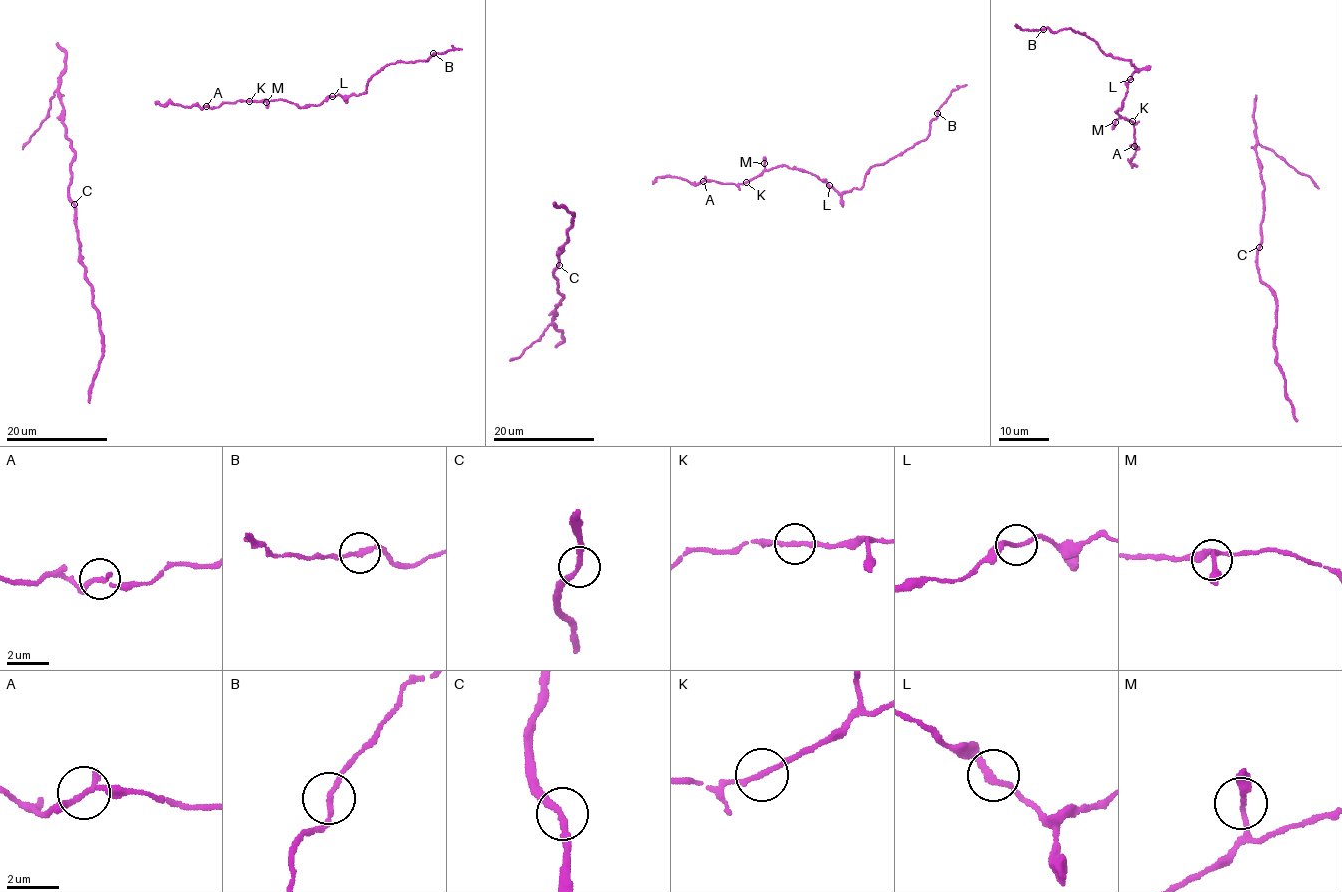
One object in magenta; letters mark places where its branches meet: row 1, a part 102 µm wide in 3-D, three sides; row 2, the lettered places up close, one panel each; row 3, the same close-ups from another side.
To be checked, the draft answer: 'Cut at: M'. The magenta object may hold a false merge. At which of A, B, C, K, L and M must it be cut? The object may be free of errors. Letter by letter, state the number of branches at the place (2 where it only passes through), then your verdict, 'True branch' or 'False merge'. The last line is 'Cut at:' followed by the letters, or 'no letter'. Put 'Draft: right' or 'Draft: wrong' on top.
Draft: wrong
A: Branches: 2. True branch
B: Branches: 2. True branch
C: Branches: 2. True branch
K: Branches: 2. True branch
L: Branches: 2. True branch
M: Branches: 2. True branch
Cut at: no letter

